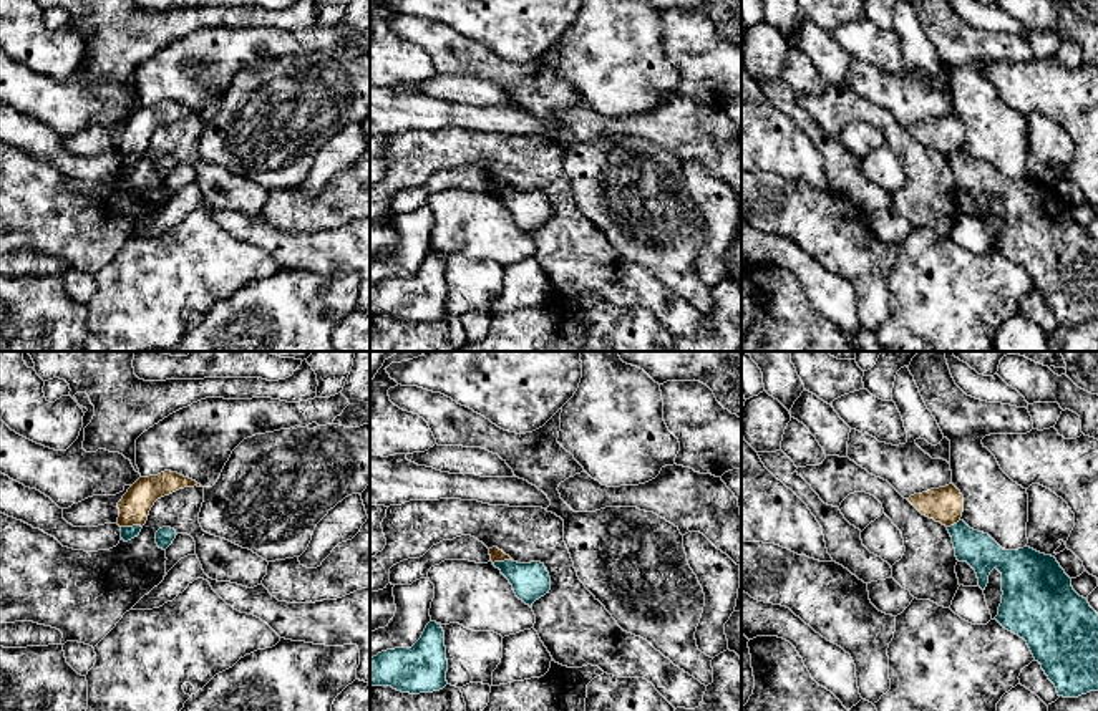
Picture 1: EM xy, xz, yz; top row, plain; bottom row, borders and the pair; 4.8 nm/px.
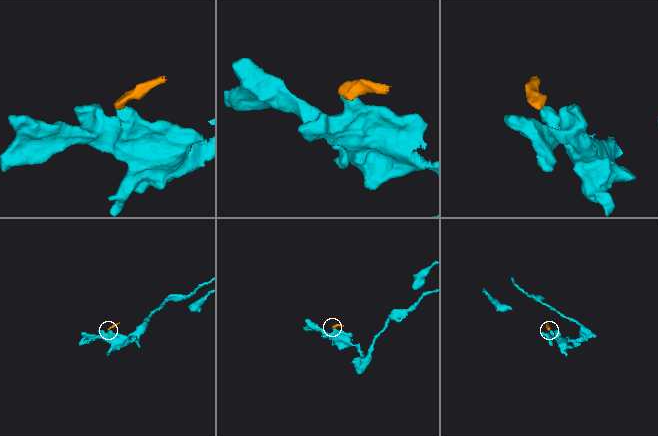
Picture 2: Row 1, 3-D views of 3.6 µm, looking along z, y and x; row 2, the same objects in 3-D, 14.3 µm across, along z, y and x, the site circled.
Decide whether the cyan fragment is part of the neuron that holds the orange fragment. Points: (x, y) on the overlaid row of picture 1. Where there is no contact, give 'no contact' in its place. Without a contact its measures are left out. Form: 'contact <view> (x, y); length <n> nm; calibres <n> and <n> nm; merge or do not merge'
contact xy (131, 526); length 100 nm; calibres 150 and 60 nm; do not merge

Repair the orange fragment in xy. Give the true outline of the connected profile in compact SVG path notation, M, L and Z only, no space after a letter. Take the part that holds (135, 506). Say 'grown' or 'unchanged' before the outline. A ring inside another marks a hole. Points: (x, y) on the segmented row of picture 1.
unchanged | M164 471L158 476L139 477L118 502L119 527L144 525L154 502L184 487L202 487L177 472Z

